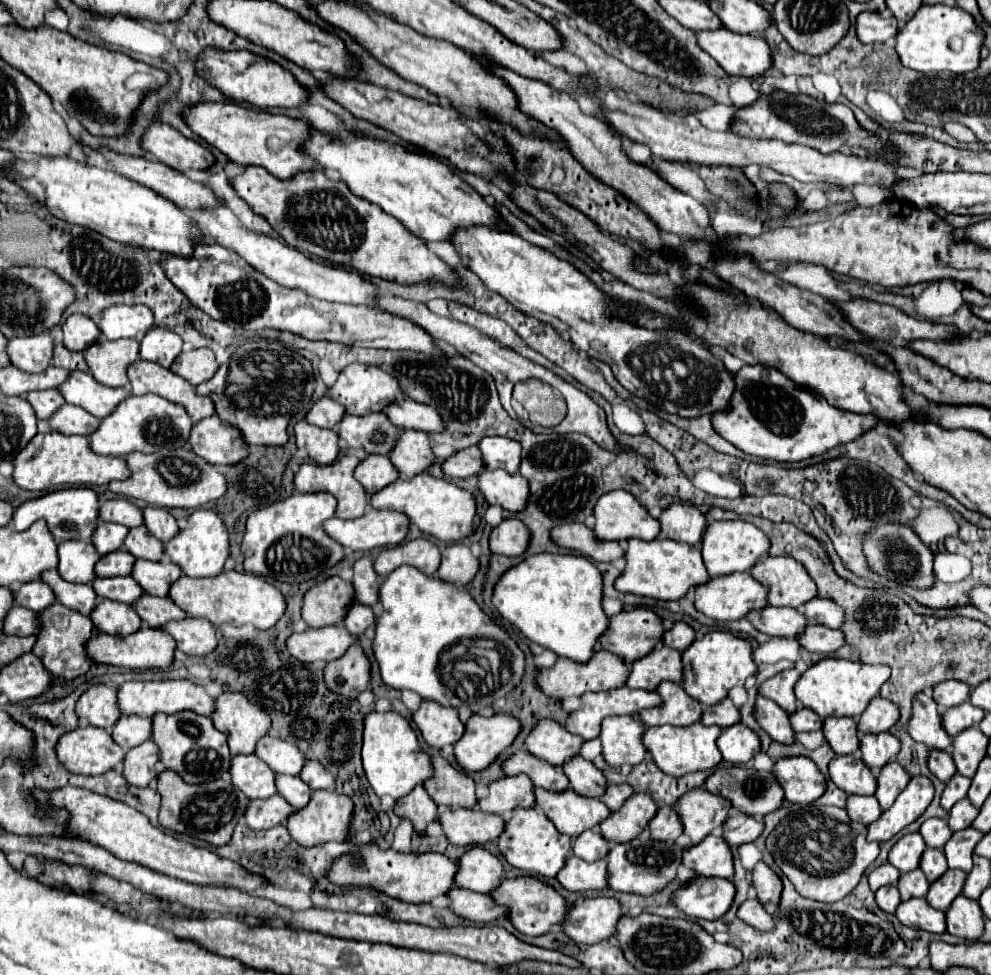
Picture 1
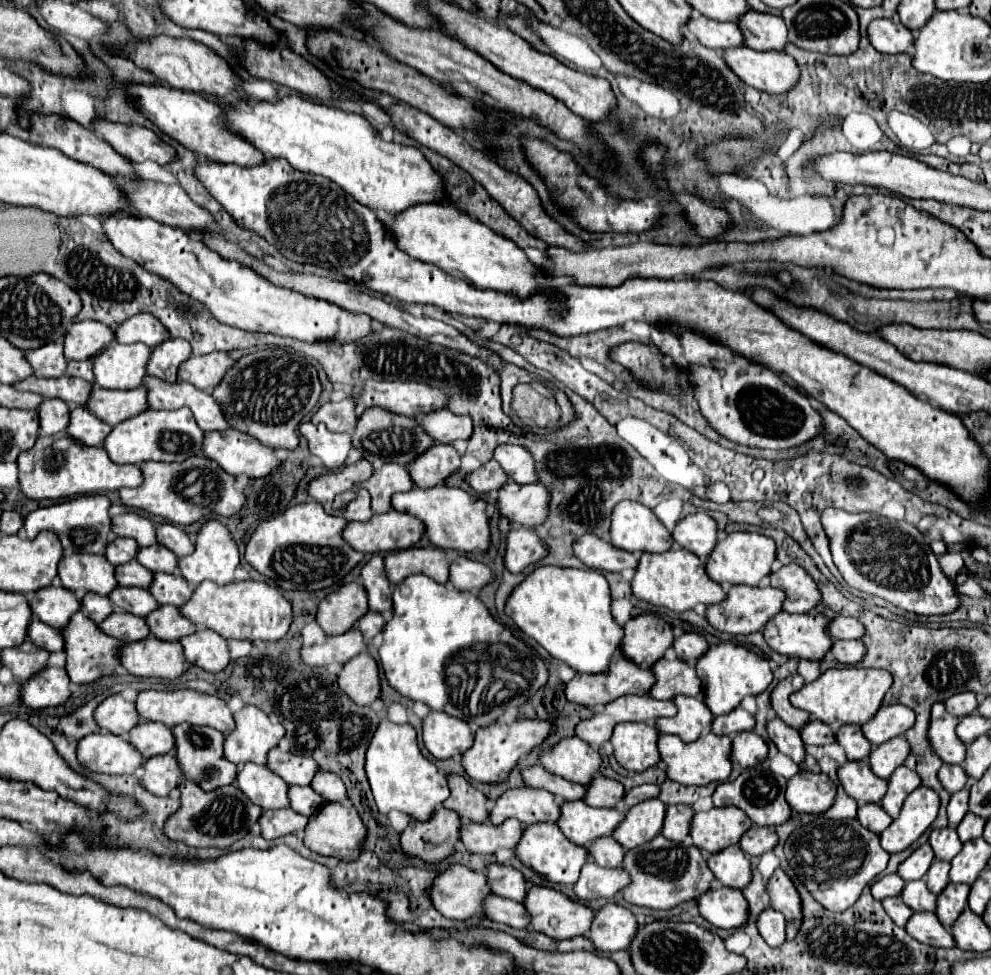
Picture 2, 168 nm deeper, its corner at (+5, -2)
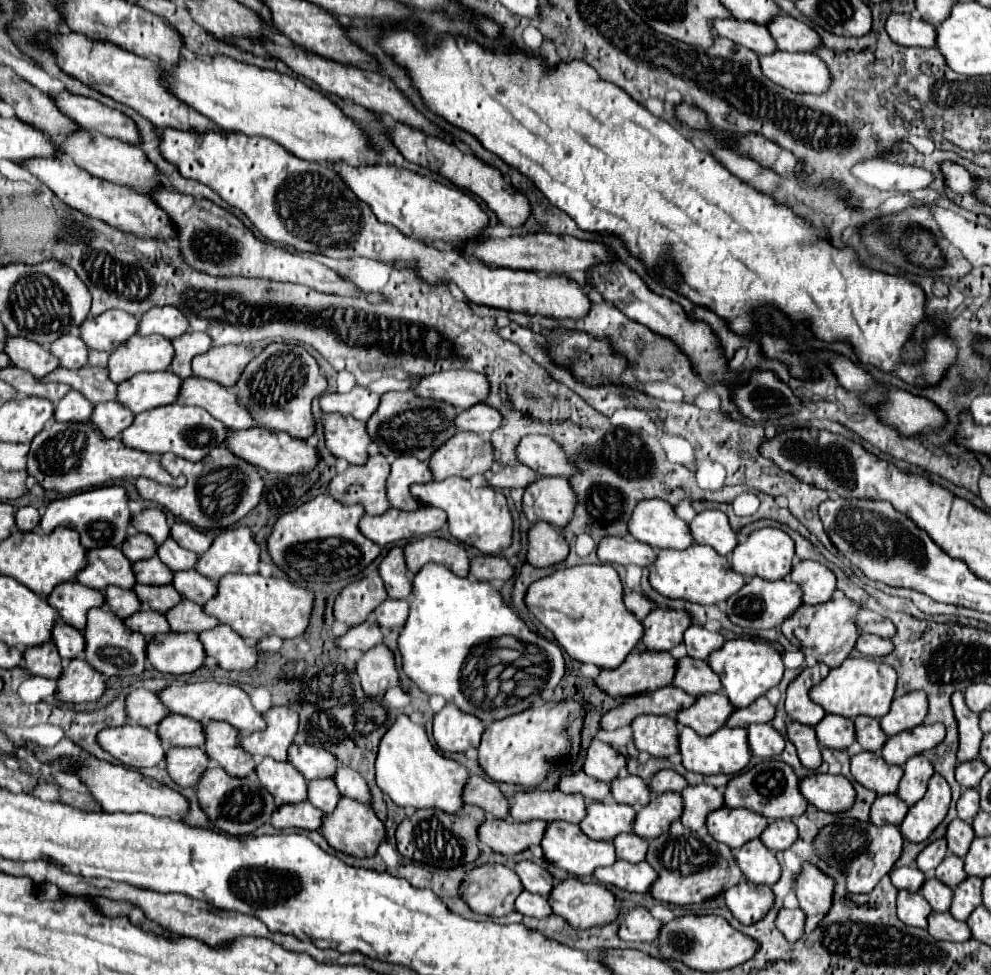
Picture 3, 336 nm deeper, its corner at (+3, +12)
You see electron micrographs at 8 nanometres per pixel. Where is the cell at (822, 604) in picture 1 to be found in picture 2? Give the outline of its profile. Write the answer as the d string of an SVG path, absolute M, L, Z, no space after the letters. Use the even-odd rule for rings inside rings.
M836 616L828 626L828 632L832 632L832 638L836 640L862 640L862 636L866 634L866 628L856 618Z

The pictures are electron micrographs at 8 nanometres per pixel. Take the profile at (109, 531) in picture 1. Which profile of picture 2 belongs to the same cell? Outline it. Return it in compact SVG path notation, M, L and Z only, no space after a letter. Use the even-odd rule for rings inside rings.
M114 538L112 544L108 544L106 548L106 558L110 564L120 566L120 564L128 564L130 560L136 558L138 554L138 544L136 540L128 540L128 538Z

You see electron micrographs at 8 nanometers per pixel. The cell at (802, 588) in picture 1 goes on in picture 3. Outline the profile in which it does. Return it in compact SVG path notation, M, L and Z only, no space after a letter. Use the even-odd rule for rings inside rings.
M814 560L796 562L790 570L790 578L802 588L804 604L828 602L836 588L836 576L832 574L832 570Z

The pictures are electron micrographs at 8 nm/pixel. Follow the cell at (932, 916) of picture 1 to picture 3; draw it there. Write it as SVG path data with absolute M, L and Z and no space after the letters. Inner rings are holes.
M932 912L928 918L928 928L926 928L936 940L954 940L954 942L962 942L968 940L970 928L966 922L960 922L956 918L952 918L948 912Z

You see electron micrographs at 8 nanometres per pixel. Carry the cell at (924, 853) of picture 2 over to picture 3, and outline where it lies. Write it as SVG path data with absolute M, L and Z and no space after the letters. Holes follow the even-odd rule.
M934 840L930 842L918 856L916 856L916 866L922 872L934 872L934 866L938 866L942 862L942 858L946 856L946 840Z

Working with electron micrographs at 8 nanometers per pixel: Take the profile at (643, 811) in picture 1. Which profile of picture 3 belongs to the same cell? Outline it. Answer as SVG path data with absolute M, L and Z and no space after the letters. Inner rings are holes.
M660 794L642 806L634 818L632 832L640 838L656 838L668 830L672 820L678 820L682 814L680 794Z

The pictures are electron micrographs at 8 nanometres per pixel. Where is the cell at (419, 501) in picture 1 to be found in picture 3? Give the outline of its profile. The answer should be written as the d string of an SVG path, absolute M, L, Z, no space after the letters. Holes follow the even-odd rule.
M446 478L442 482L426 482L426 484L414 484L410 486L410 492L414 498L418 498L420 504L442 508L448 516L448 530L450 534L464 542L466 546L478 548L482 554L498 554L502 548L510 546L512 540L512 516L508 512L506 498L500 490L490 486L478 486L474 488L470 480L466 478Z

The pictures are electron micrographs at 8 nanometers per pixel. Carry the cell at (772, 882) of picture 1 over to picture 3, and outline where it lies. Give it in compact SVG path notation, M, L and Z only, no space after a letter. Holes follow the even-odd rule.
M808 862L802 866L802 872L796 876L794 894L798 898L800 908L806 914L806 926L804 926L806 934L812 932L816 924L826 916L832 904L832 888L834 882Z

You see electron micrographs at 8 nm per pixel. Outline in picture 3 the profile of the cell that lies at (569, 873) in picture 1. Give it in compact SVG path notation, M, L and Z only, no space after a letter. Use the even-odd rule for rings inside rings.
M616 860L614 866L604 866L596 870L596 880L600 884L610 884L628 892L648 892L656 880L656 872L648 862L626 862Z

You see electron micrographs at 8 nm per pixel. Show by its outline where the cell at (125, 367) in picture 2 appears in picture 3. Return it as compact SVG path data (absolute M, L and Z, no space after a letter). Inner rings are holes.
M134 334L134 338L122 342L122 346L116 346L114 352L108 356L108 372L110 380L120 384L126 378L132 378L138 372L156 372L166 370L172 362L174 350L170 340L162 336L140 336Z

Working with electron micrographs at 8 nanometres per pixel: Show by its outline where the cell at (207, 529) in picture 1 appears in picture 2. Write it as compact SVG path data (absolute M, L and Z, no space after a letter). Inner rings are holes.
M208 520L202 530L198 532L198 538L196 538L196 550L194 554L190 556L184 556L178 560L178 568L182 572L182 576L192 584L192 586L198 586L202 584L204 580L212 580L220 586L226 586L226 584L232 584L234 582L234 570L238 568L240 564L240 552L238 552L238 546L236 542L232 540L228 528L224 524L220 524L218 520Z

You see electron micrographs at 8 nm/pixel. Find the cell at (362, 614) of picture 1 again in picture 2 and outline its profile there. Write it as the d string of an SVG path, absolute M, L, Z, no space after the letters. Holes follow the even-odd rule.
M368 612L360 624L358 624L358 630L366 636L366 640L372 640L376 634L380 634L386 626L386 620L378 614L378 612Z

